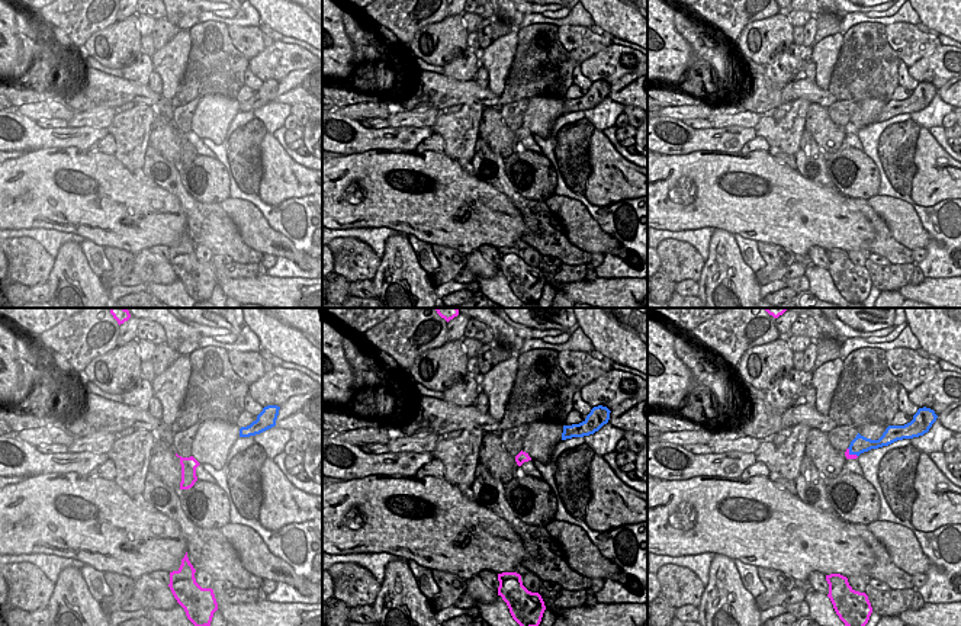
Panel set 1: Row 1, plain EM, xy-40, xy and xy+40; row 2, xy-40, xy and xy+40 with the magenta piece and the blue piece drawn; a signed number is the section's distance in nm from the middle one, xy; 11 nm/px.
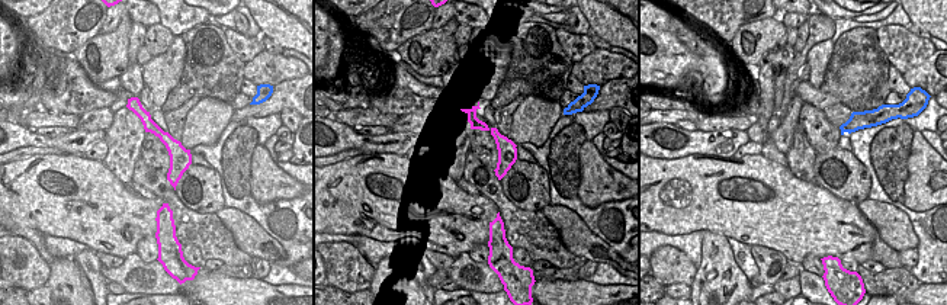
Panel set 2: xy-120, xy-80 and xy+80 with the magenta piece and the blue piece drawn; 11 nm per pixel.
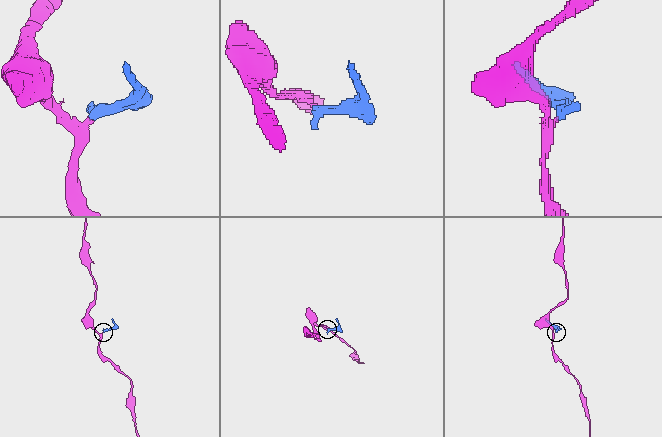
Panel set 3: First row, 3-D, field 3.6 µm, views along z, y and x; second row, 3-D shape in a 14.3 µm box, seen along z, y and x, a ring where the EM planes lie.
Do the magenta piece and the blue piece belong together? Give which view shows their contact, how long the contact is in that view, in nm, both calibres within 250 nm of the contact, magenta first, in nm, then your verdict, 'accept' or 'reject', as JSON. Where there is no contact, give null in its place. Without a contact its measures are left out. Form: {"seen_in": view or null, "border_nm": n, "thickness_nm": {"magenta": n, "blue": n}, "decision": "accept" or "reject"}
{"seen_in": "xy+40", "border_nm": 150, "thickness_nm": {"magenta": 60, "blue": 190}, "decision": "reject"}

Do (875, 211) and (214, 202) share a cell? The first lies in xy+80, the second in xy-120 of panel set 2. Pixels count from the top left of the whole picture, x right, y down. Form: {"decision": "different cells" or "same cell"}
{"decision": "different cells"}

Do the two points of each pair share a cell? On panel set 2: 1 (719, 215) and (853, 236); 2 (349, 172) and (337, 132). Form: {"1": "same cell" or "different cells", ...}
{"1": "same cell", "2": "different cells"}

